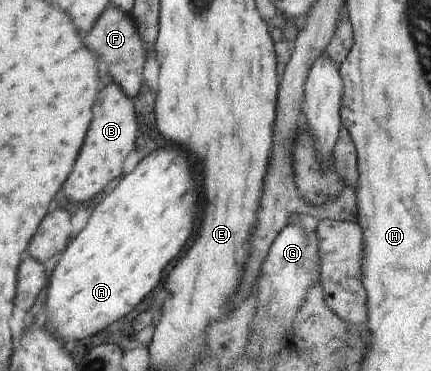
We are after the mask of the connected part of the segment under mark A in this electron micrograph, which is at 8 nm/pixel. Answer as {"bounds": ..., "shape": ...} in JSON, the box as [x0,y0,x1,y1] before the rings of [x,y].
{"bounds":[42,148,198,347],"shape":[[[159,148],[144,156],[131,173],[119,179],[116,187],[92,207],[86,226],[62,252],[52,271],[42,310],[47,330],[71,347],[74,342],[92,337],[110,327],[114,321],[126,317],[150,295],[150,291],[158,285],[158,273],[162,273],[188,243],[198,215],[198,209],[192,207],[196,195],[198,189],[188,157],[180,149]]]}

